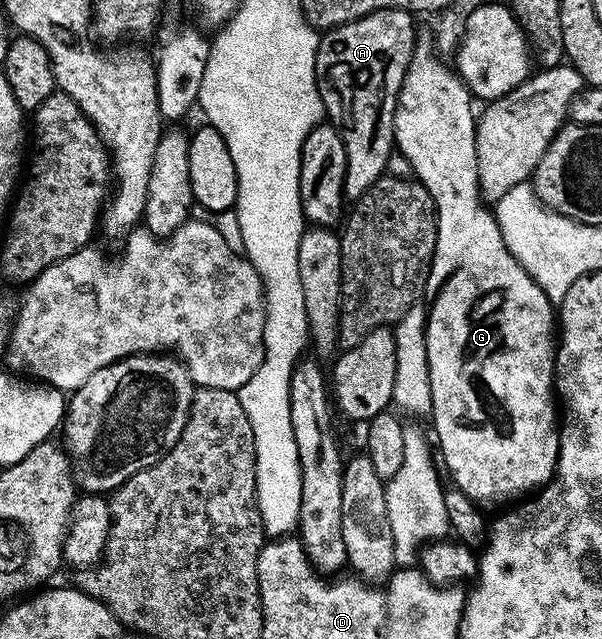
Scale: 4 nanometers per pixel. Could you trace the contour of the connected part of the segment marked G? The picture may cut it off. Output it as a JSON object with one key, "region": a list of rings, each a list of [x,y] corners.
{"region":[[[421,33],[416,40],[416,47],[412,52],[412,59],[408,65],[406,76],[402,80],[400,95],[396,101],[396,129],[395,149],[410,164],[415,181],[421,182],[434,200],[436,209],[436,247],[432,257],[432,267],[428,277],[427,293],[436,294],[432,298],[432,307],[426,310],[426,360],[430,364],[430,392],[432,393],[432,413],[430,423],[436,429],[436,438],[440,441],[438,454],[444,457],[448,465],[448,474],[451,485],[457,486],[467,498],[477,504],[484,502],[504,502],[507,498],[519,499],[528,496],[537,488],[543,488],[552,480],[556,472],[556,461],[560,455],[560,431],[558,429],[558,406],[554,401],[554,379],[556,377],[556,348],[558,345],[557,335],[554,333],[554,303],[542,292],[542,288],[514,260],[510,248],[502,240],[500,226],[496,223],[495,213],[486,205],[485,199],[480,192],[478,180],[478,156],[476,155],[476,124],[478,121],[477,111],[472,111],[474,99],[468,93],[462,79],[451,69],[448,70],[439,62],[437,51],[434,49],[434,38],[431,33]]]}

